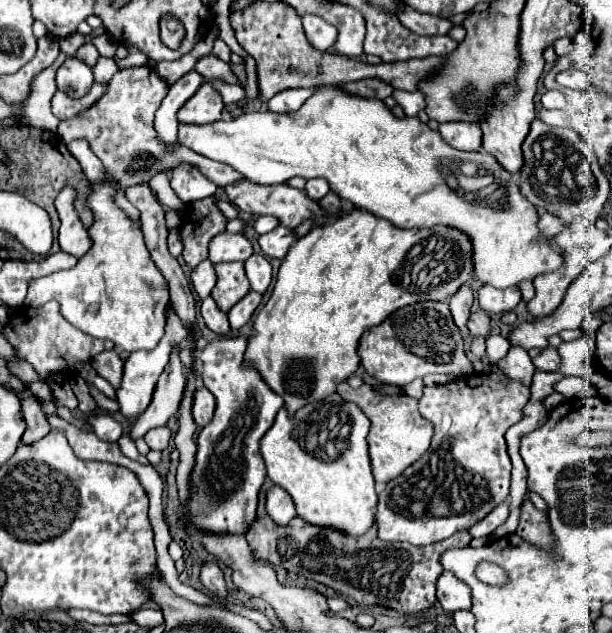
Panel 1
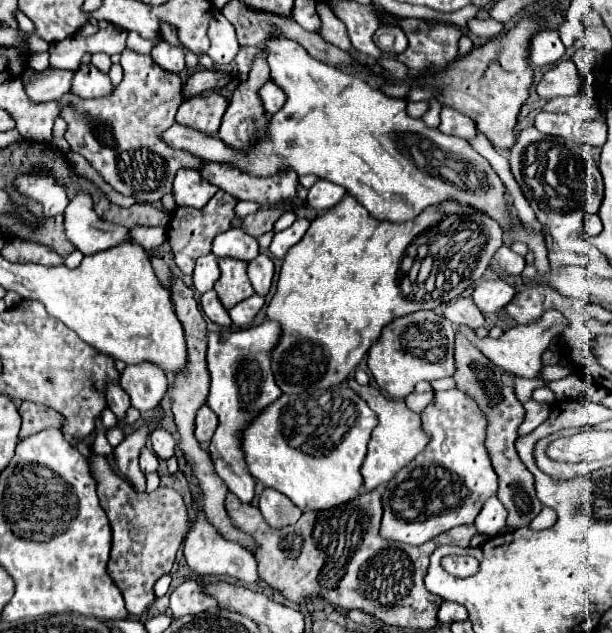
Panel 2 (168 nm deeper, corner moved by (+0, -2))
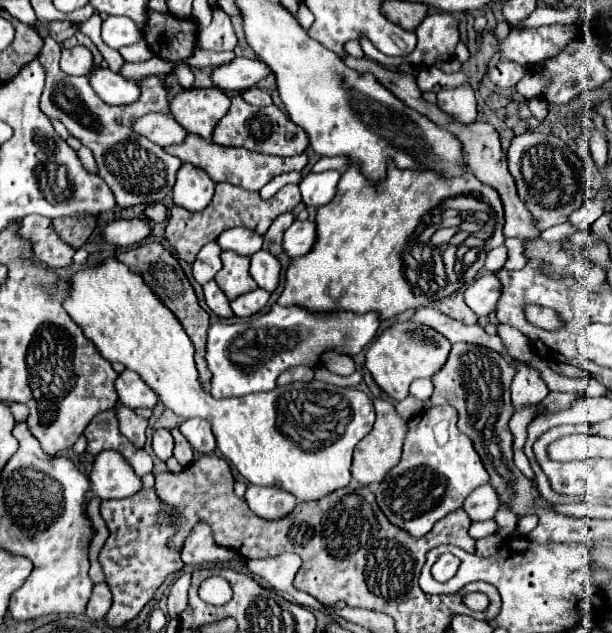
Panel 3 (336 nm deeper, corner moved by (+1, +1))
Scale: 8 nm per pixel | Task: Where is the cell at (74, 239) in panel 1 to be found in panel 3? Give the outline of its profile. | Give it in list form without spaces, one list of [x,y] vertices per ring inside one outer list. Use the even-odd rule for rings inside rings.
[[[144,218],[114,220],[104,228],[102,238],[116,244],[116,246],[132,246],[132,244],[148,238],[150,232],[152,232],[152,224]]]

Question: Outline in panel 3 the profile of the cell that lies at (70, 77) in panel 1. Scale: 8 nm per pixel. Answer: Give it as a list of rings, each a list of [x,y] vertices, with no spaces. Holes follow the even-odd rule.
[[[98,68],[92,74],[88,74],[88,78],[94,92],[108,104],[126,106],[126,104],[134,104],[140,96],[138,84],[134,80],[126,80],[124,76],[114,74],[112,70]]]

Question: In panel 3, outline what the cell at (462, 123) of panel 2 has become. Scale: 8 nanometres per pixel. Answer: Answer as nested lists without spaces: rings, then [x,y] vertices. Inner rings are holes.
[[[470,84],[440,90],[438,106],[464,124],[470,124],[476,120],[476,98]]]

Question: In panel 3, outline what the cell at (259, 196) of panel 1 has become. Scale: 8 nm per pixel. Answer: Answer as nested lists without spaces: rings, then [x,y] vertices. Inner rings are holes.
[[[188,134],[184,138],[184,144],[172,144],[164,148],[172,156],[178,156],[182,162],[196,164],[212,176],[214,182],[230,182],[236,186],[242,186],[246,190],[260,190],[268,180],[272,180],[278,174],[292,172],[292,170],[302,170],[308,164],[308,154],[302,152],[298,156],[290,158],[280,158],[280,156],[270,156],[270,154],[260,154],[260,152],[250,152],[246,148],[230,148],[230,146],[218,146],[210,140],[204,140],[200,136]]]

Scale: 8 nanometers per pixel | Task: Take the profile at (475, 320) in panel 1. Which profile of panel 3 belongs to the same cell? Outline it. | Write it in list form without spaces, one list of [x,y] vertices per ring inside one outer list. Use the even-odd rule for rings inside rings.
[[[452,294],[452,296],[448,296],[446,300],[442,300],[442,302],[438,304],[438,310],[440,310],[442,314],[454,318],[454,320],[464,322],[464,324],[476,324],[476,320],[478,320],[478,318],[474,316],[474,312],[466,306],[462,294]]]

